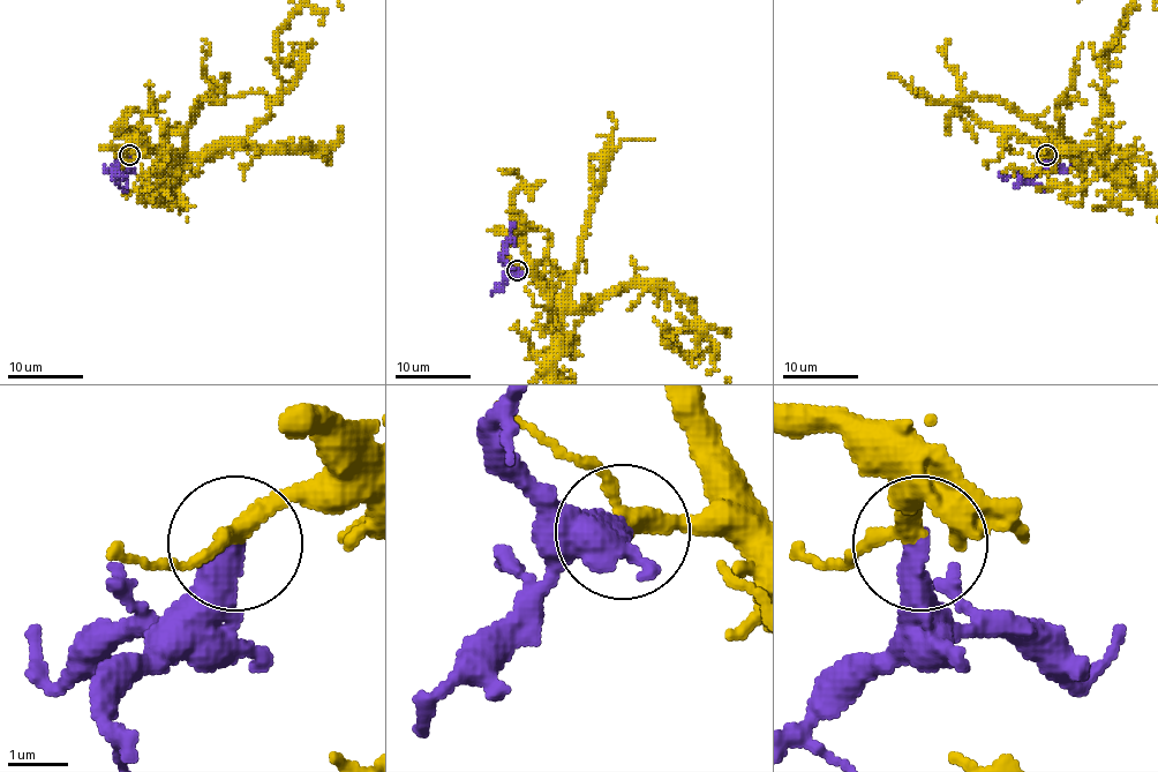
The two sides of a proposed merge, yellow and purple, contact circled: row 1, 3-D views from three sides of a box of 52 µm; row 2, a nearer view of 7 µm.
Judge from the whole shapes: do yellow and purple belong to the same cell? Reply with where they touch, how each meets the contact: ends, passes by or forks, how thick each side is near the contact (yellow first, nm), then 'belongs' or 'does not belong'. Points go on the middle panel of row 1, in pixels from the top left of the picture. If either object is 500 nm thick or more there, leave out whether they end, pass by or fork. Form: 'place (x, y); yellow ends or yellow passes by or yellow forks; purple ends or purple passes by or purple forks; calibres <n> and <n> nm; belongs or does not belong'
place (517, 270); yellow passes by; purple ends; calibres 280 and 440 nm; belongs

